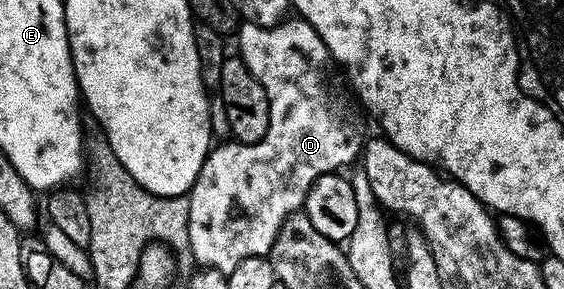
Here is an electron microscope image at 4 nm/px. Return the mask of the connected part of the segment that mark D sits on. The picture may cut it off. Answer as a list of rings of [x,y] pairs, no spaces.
[[[299,16],[285,17],[274,26],[259,26],[241,21],[235,31],[238,56],[250,68],[254,80],[262,84],[268,97],[270,120],[266,136],[260,142],[228,140],[225,146],[213,145],[186,197],[190,204],[190,248],[193,263],[201,267],[229,272],[247,257],[265,257],[271,250],[282,224],[303,207],[306,196],[323,174],[343,171],[352,161],[359,159],[366,141],[360,127],[360,114],[353,91],[332,59],[322,36],[312,25]]]

